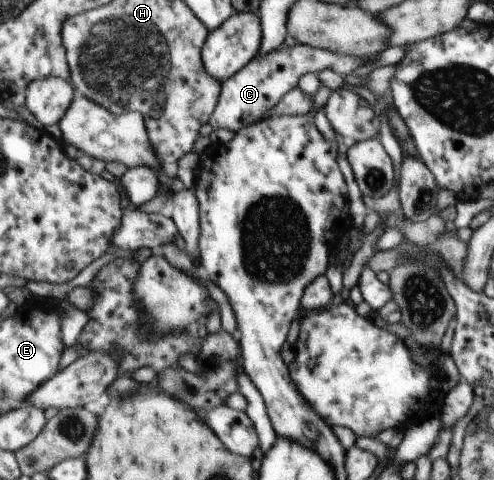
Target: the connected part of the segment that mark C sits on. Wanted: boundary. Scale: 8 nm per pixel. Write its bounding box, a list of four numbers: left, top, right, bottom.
[209,42,373,132]

